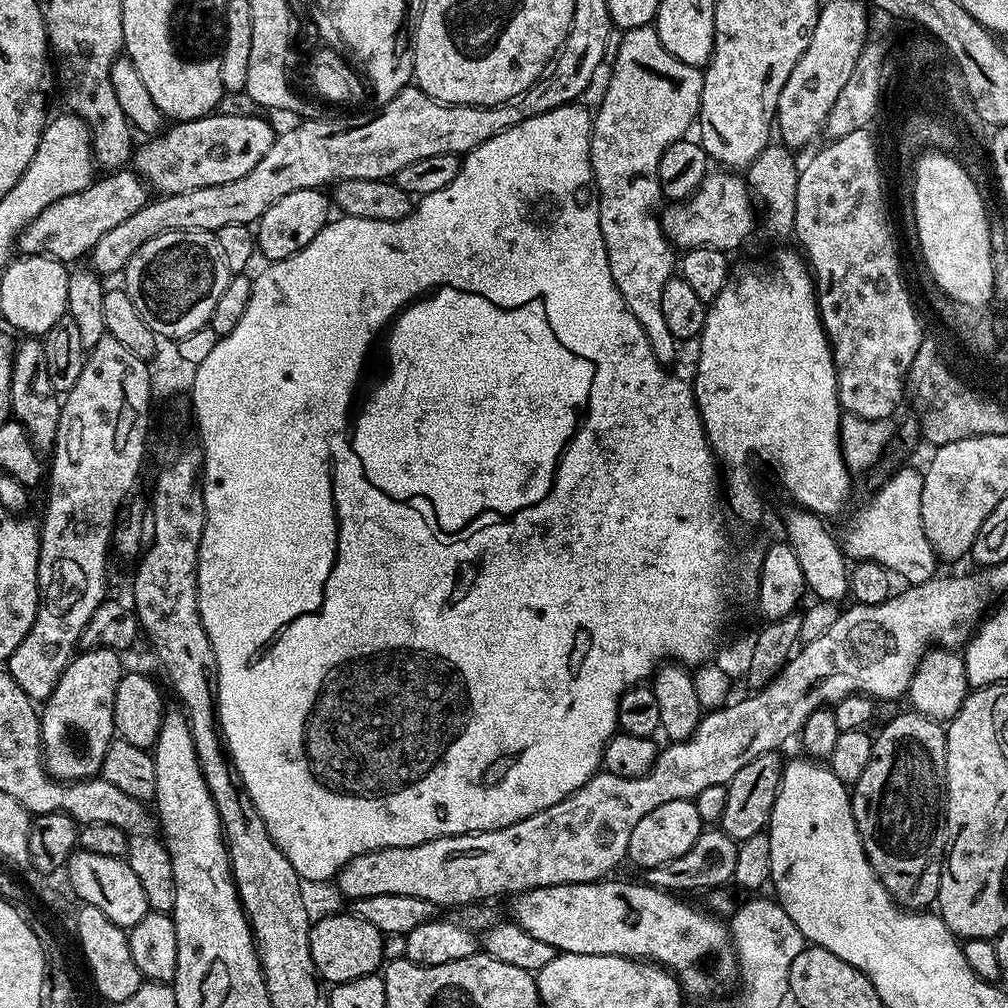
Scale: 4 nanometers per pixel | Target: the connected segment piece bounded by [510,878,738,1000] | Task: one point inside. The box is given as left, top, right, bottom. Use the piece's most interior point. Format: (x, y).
(612, 918)

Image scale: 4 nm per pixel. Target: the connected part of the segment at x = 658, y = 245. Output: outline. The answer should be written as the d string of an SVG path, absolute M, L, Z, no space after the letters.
M655 27L630 28L614 48L616 61L612 64L612 77L608 80L608 93L600 100L600 109L594 112L592 121L592 141L590 158L592 159L592 176L596 179L596 190L600 197L600 225L606 242L606 254L610 262L610 274L626 302L626 306L638 318L654 354L660 363L668 366L676 356L678 341L670 334L666 318L662 318L662 290L666 282L673 279L678 268L678 256L674 245L664 231L659 215L652 211L656 203L662 200L660 188L660 163L662 154L674 142L689 135L688 127L697 123L700 114L700 99L704 85L703 71L670 54L662 46Z

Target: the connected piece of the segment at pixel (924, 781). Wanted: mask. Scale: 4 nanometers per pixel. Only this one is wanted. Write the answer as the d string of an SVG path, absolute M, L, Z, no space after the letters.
M907 710L896 716L880 733L875 733L872 753L862 778L851 789L852 813L870 866L897 904L908 910L924 910L936 904L940 871L946 851L945 729L930 716Z

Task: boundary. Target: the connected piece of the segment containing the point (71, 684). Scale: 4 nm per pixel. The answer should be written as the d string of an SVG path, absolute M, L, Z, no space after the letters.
M89 648L81 651L79 655L75 657L75 666L70 666L60 675L60 681L57 682L56 689L52 691L52 695L49 696L46 701L46 707L48 707L48 709L43 709L43 711L40 712L40 741L44 743L46 767L57 779L70 782L70 774L87 774L89 778L92 778L99 773L102 762L106 758L106 750L112 744L116 731L116 727L114 726L114 694L118 690L118 682L122 675L120 660L122 660L121 653L115 652L112 648Z

